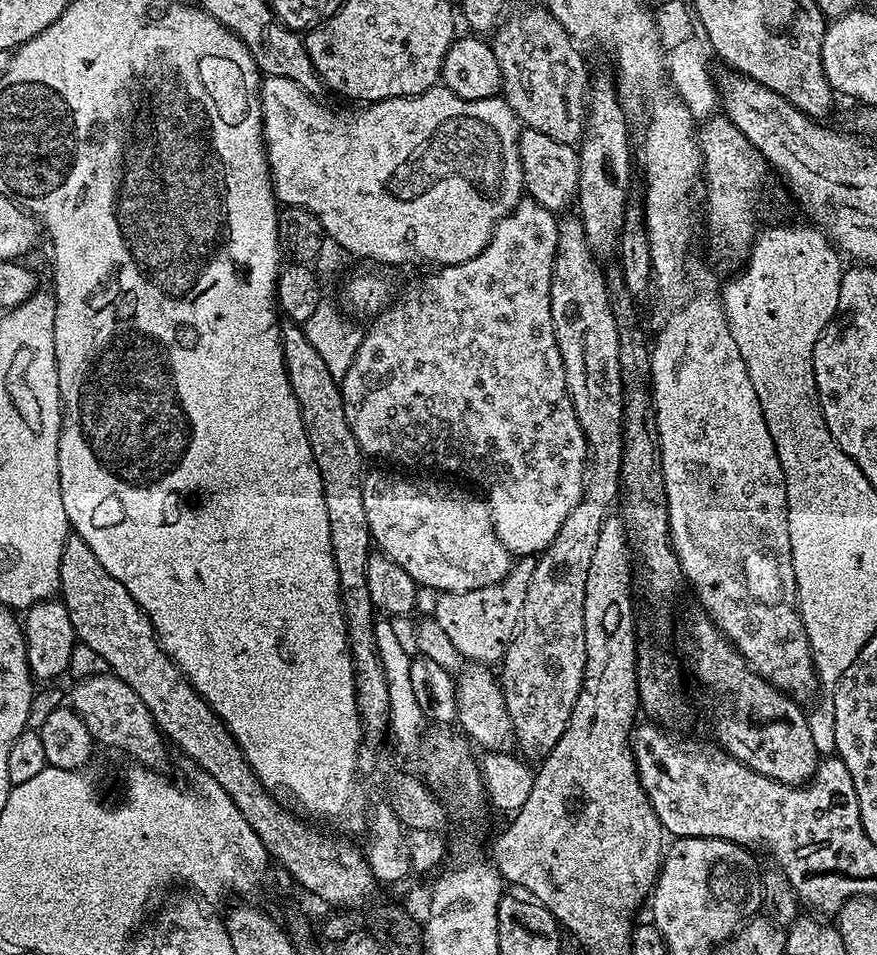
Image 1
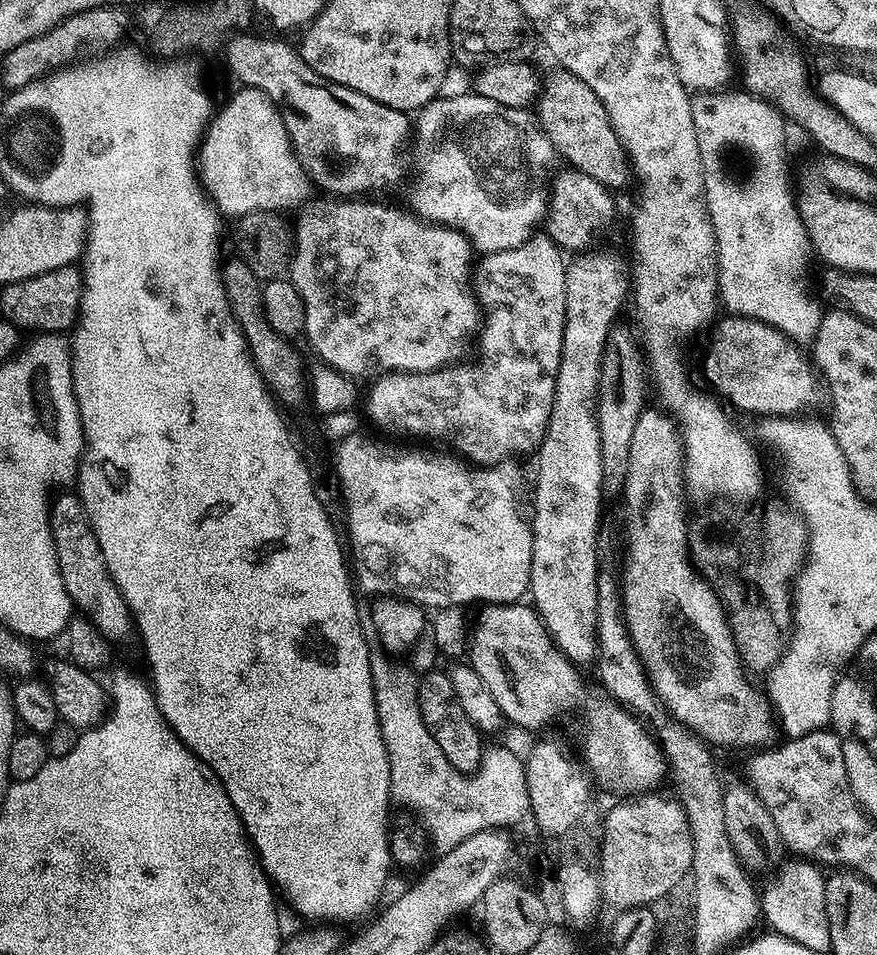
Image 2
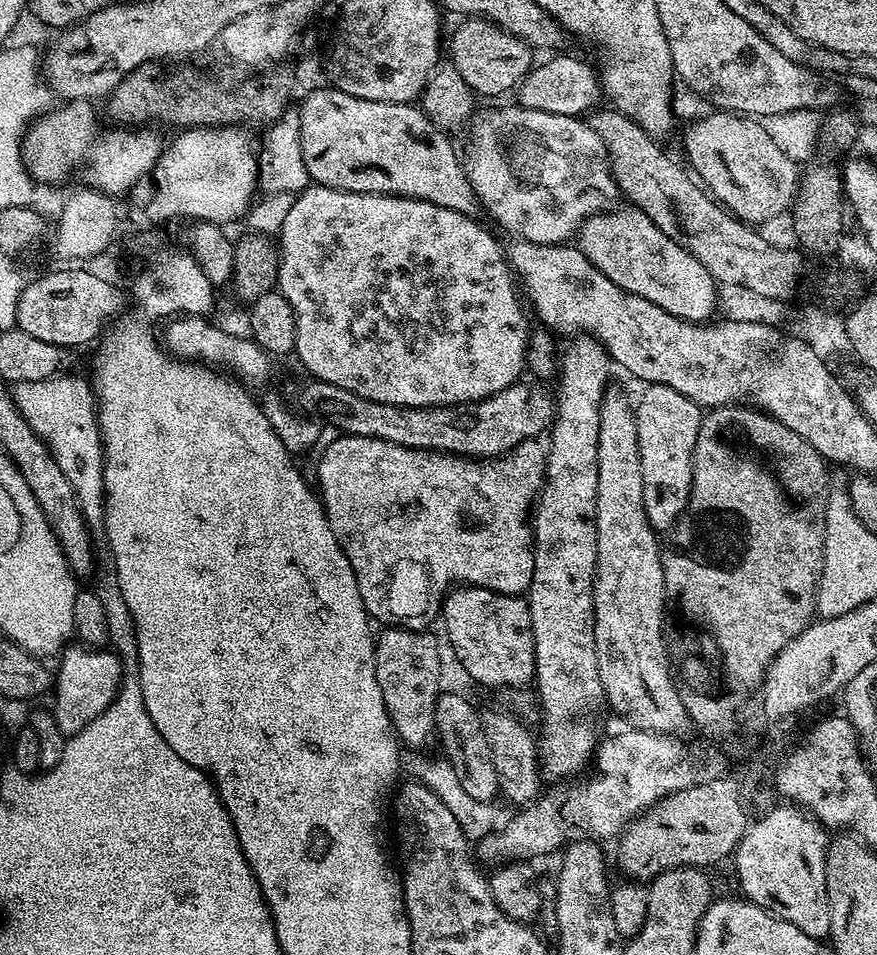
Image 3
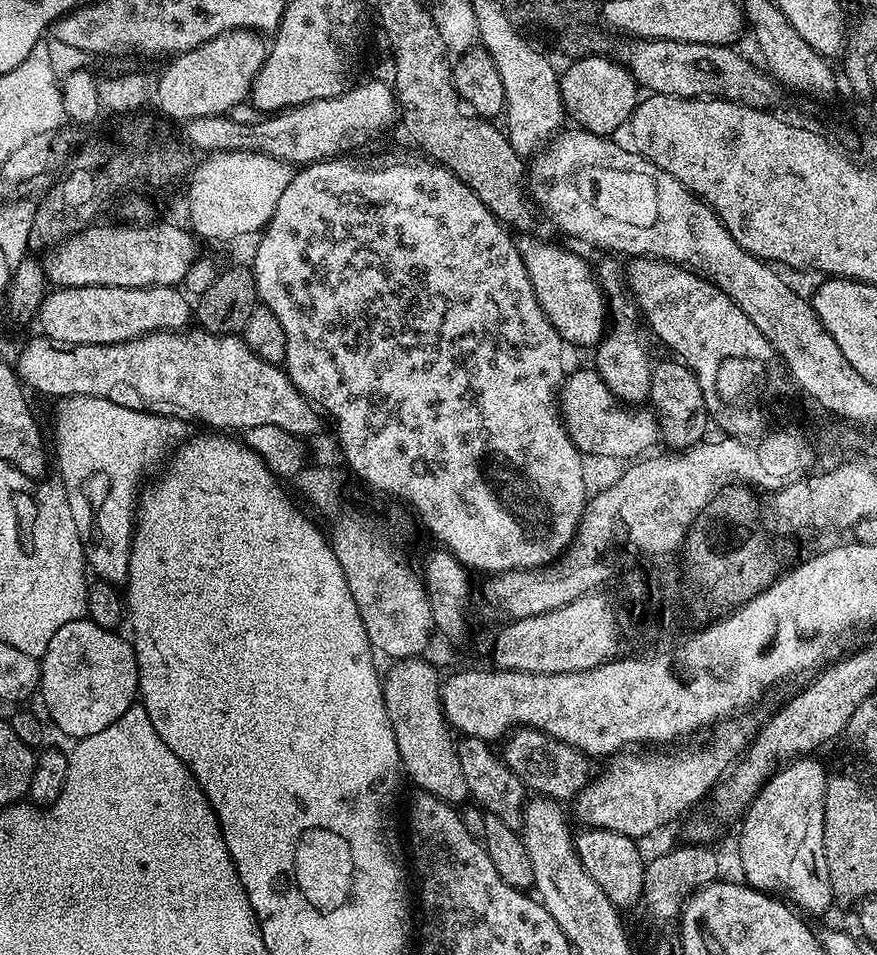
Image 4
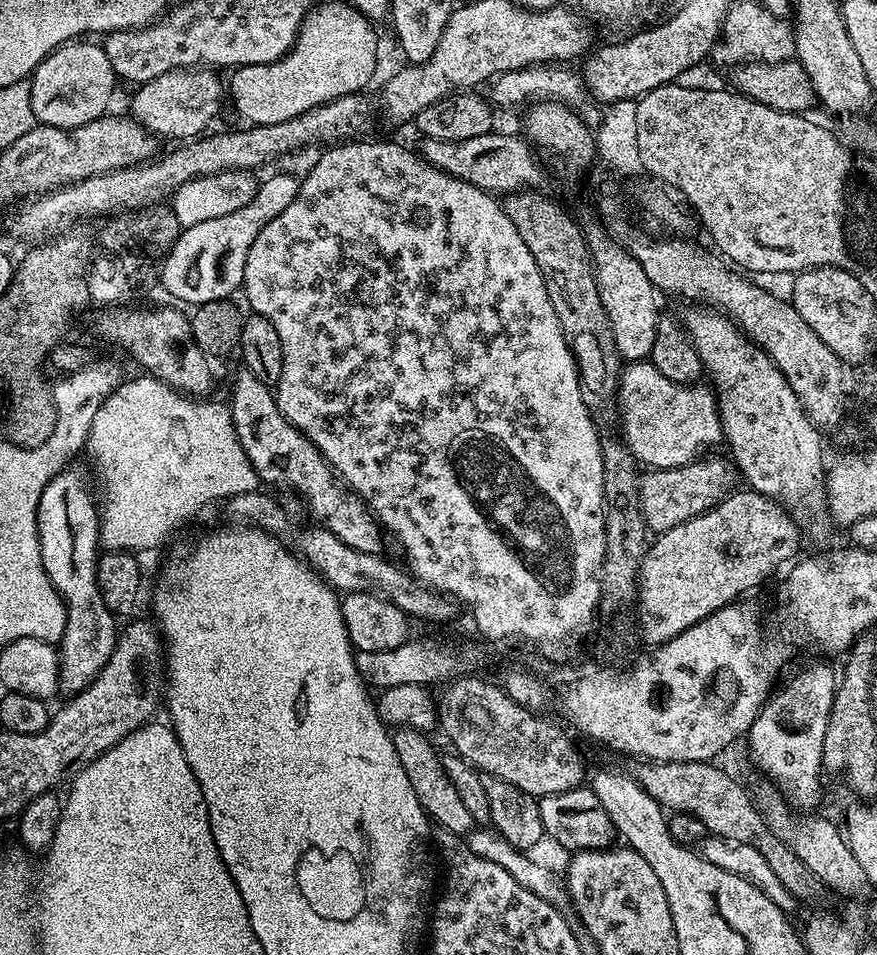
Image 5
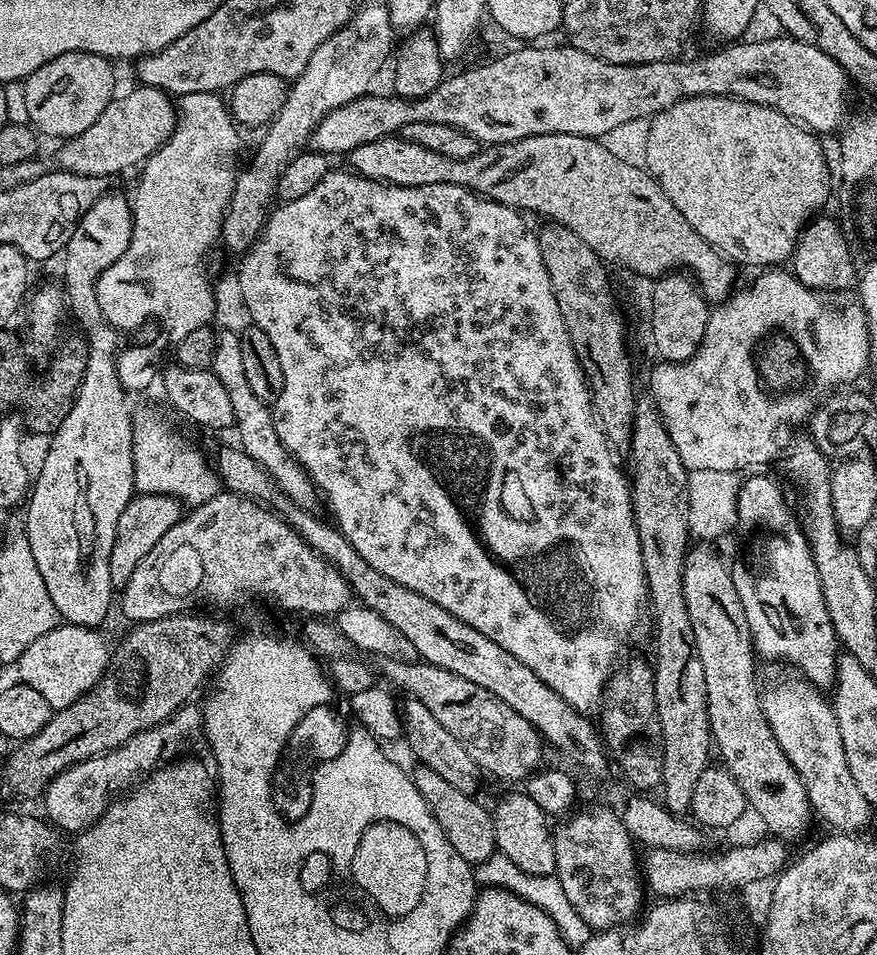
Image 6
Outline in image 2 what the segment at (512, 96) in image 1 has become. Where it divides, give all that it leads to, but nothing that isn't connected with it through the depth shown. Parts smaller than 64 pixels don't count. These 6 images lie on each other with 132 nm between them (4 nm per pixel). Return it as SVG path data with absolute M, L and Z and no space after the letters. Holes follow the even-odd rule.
M555 70L543 81L534 104L534 115L540 129L546 134L553 149L568 159L567 163L582 174L590 174L605 188L617 190L630 180L630 165L624 147L620 145L618 134L614 134L614 126L606 114L606 106L574 74L563 70Z

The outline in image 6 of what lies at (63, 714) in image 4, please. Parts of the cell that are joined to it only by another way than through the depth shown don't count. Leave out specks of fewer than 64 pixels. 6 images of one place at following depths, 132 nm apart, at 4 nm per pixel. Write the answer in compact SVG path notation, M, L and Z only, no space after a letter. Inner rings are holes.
M109 190L82 214L74 234L70 234L70 242L64 248L64 280L62 287L66 297L66 308L74 319L80 323L88 335L86 347L86 370L80 380L80 388L76 391L76 400L72 403L70 414L66 414L66 422L57 432L51 433L52 445L40 464L40 473L35 473L30 495L26 500L28 513L24 516L22 531L30 542L30 554L34 554L34 562L38 562L38 574L42 574L42 582L46 582L46 590L60 612L61 621L77 624L83 628L101 627L100 623L114 608L114 589L110 582L110 550L114 550L114 538L118 534L118 518L122 518L122 510L132 501L136 492L136 463L134 462L134 442L132 441L133 409L128 409L124 401L126 391L119 382L116 373L116 357L122 351L122 333L119 328L110 326L102 314L102 306L98 306L98 278L126 250L132 241L132 206L127 195L119 196L115 190Z

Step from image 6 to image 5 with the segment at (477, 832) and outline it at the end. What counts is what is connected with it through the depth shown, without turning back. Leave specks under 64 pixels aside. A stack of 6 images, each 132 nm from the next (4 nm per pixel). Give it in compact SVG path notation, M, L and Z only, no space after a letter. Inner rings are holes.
M401 728L392 737L394 750L398 754L398 762L402 762L402 770L406 770L406 778L410 778L410 786L414 786L414 794L418 794L418 802L428 813L428 819L433 825L439 826L445 832L452 832L461 838L467 837L472 831L474 822L470 818L470 810L466 810L466 802L454 790L454 782L446 776L446 770L440 761L441 753L436 752L429 737L417 728Z

